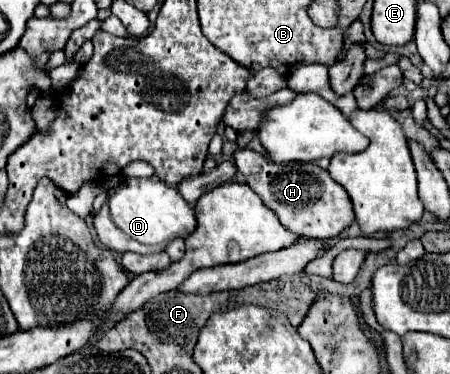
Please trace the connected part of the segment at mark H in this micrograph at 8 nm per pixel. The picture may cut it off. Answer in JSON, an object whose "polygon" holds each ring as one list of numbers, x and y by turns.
{"polygon":[[238,148,232,156,240,174,246,176,248,186,258,196,262,196,264,204,268,204,270,210,278,214,280,222,288,230,300,236,326,240,326,238,338,236,342,230,346,230,354,222,350,196,318,164,306,164,306,162,278,164,250,148]]}

